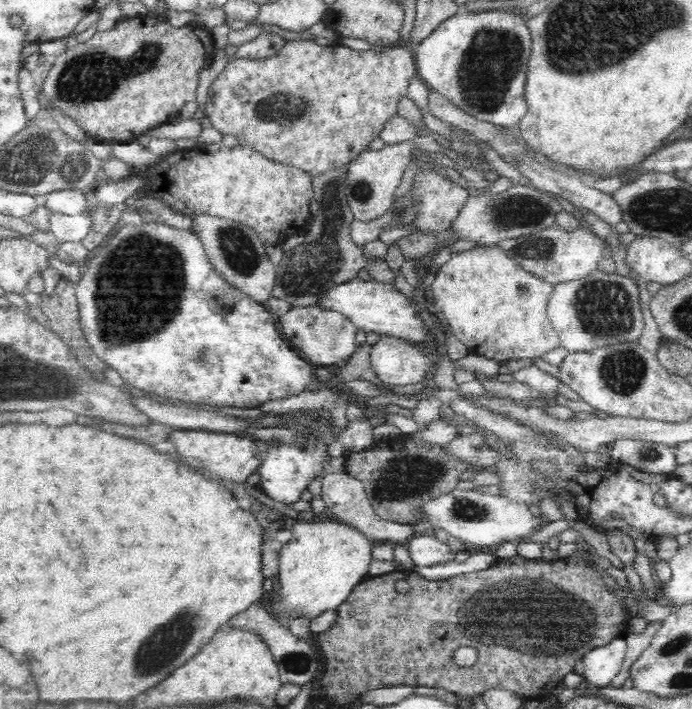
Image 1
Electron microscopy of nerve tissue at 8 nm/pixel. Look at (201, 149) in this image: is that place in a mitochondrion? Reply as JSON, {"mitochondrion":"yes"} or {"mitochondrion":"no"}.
{"mitochondrion":"no"}

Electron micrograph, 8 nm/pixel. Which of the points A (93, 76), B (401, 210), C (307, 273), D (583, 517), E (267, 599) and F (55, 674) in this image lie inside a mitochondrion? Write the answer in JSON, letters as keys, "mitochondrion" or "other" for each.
{"A":"mitochondrion","B":"mitochondrion","C":"mitochondrion","D":"other","E":"other","F":"other"}

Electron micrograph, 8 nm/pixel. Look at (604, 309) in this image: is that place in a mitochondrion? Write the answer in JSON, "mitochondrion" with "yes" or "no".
{"mitochondrion":"yes"}

